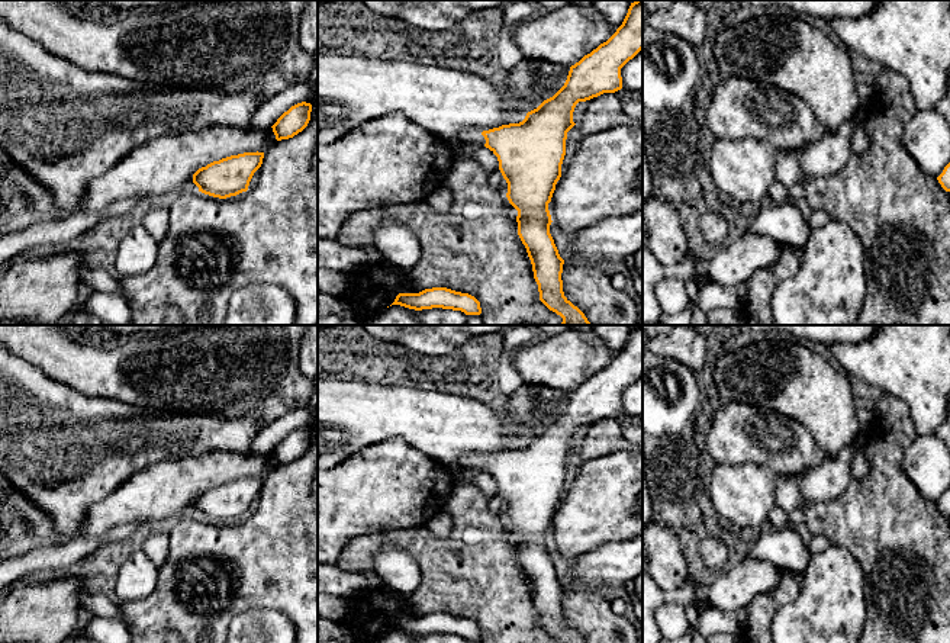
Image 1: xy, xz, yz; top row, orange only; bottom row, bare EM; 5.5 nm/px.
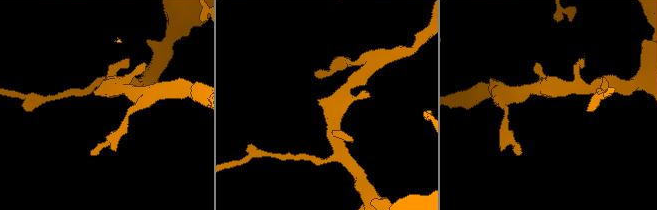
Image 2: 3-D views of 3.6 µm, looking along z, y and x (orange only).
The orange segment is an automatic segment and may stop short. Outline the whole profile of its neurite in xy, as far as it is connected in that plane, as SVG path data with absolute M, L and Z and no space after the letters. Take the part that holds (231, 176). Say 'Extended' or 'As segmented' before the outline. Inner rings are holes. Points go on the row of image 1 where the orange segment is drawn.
As segmented. M244 152L213 161L193 174L199 192L226 199L248 190L254 173L261 167L264 152Z

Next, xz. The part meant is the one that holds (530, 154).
Extended. M635 0L631 3L616 32L606 42L571 65L564 86L537 109L528 112L522 122L502 125L493 129L463 129L457 135L457 141L483 144L497 157L499 170L508 183L506 197L518 210L518 235L531 260L540 300L563 318L563 325L592 325L585 314L564 296L561 280L564 260L560 257L550 234L553 221L548 203L561 177L567 132L576 125L573 122L573 112L579 102L586 102L603 93L615 93L622 89L621 68L641 49L643 0Z

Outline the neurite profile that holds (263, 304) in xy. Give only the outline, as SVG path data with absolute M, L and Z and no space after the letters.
M273 283L242 286L234 292L225 325L293 325L294 299Z

